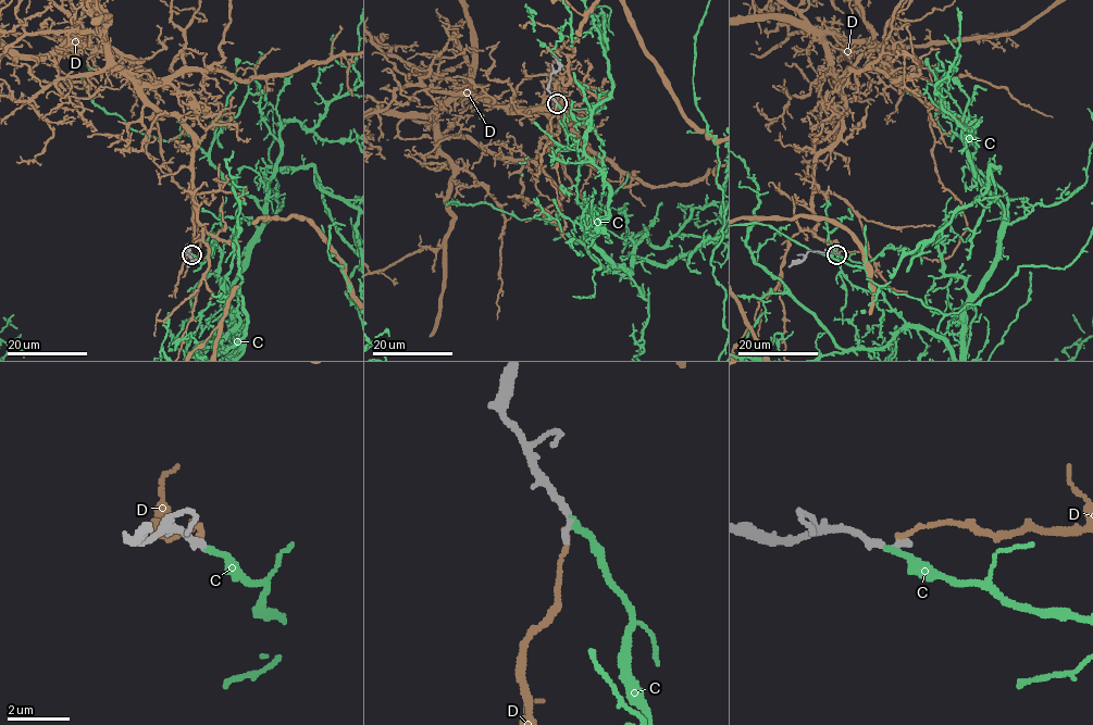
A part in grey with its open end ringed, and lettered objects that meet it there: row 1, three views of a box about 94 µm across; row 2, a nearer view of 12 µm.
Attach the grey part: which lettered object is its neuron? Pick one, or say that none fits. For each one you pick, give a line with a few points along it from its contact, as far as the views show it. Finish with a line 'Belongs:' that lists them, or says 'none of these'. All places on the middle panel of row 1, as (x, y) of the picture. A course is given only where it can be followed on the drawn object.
Belongs: C

